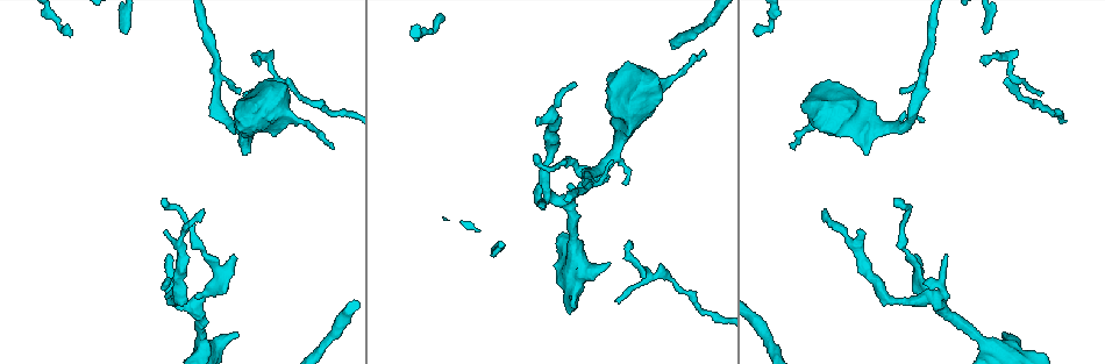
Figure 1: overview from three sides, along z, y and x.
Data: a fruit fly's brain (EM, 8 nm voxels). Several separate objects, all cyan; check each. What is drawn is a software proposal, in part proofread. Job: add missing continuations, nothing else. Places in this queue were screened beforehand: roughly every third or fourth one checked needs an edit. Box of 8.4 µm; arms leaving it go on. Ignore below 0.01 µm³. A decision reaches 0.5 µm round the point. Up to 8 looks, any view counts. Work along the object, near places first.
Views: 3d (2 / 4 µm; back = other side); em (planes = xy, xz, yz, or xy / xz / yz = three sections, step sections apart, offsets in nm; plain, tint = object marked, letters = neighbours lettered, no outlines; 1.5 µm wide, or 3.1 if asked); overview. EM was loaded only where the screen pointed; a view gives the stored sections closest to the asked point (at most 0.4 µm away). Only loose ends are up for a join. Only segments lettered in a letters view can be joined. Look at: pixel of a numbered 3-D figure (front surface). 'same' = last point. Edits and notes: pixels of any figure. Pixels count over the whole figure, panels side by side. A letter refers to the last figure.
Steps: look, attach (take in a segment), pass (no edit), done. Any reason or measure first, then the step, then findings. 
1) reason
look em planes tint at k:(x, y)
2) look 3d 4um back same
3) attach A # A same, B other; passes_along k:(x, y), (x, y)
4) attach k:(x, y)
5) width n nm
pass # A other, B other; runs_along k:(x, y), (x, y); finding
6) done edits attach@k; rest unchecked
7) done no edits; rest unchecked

an open end
look 3d 4um at 1:(574, 85)

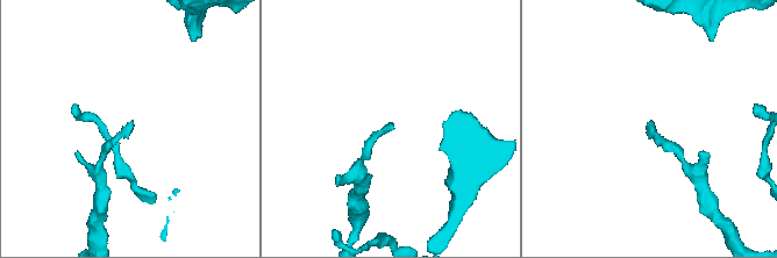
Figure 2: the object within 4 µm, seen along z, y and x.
look em yz step 8 letters at 2:(392, 129)

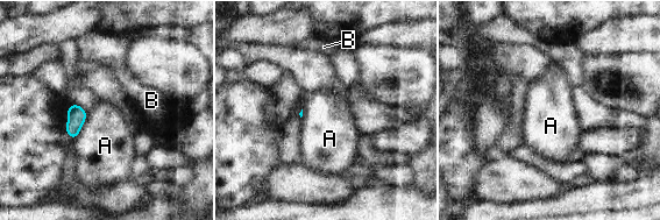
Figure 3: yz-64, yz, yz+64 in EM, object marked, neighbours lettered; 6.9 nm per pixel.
longest_contact A 220 nm
pass # A other, B other; none of them fits

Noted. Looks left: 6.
tapers out
look 3d 4um at 1:(332, 146)

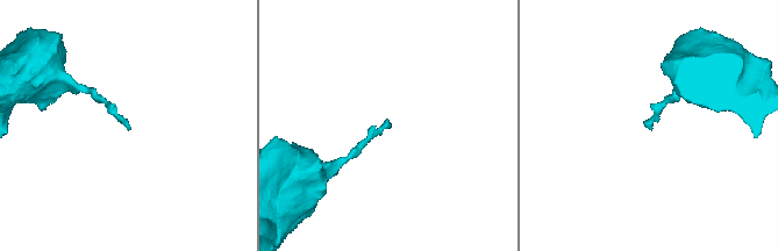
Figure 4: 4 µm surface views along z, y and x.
look em xz step 8 letters at 4:(390, 127)

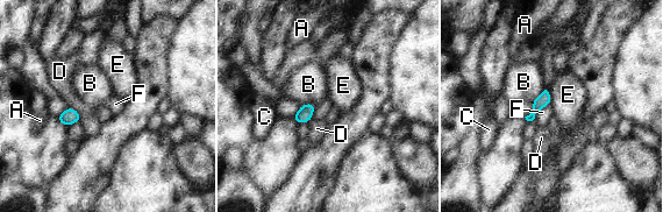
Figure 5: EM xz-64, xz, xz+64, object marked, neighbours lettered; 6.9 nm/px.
pass # A other, B other, C other, D other, E other, F other; border 5:(548, 87), (550, 104); no lettered segment goes on from it

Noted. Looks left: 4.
stops while still wide
look 3d 4um back at 1:(865, 152)

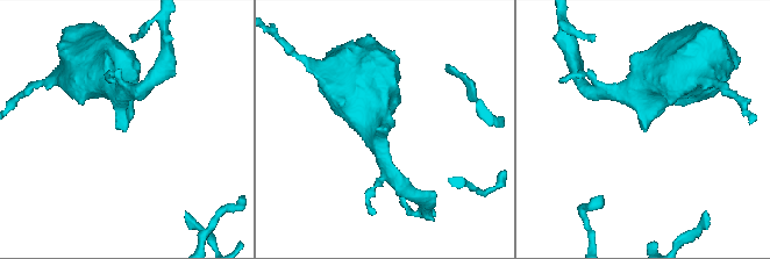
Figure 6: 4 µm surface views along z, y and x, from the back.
shape alone is not enough
look em planes plain at 6:(644, 131)

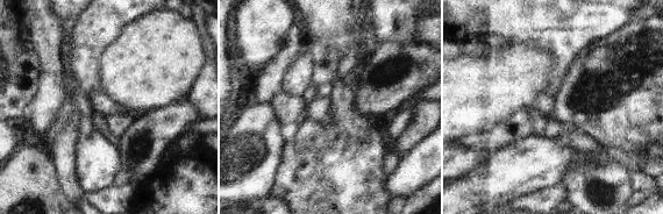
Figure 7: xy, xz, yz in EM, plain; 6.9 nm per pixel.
what lies round it
look em planes letters same

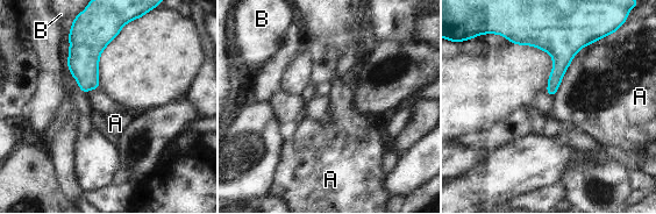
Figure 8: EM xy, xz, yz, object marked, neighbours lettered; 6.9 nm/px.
pass # A other, B other; none of them fits

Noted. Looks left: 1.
done no edits; rest unchecked

